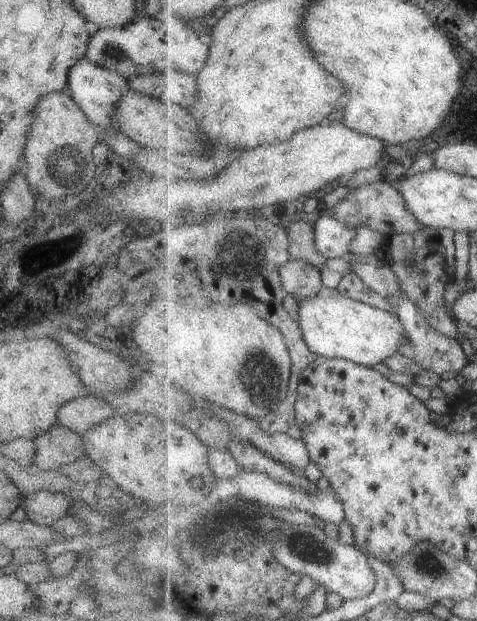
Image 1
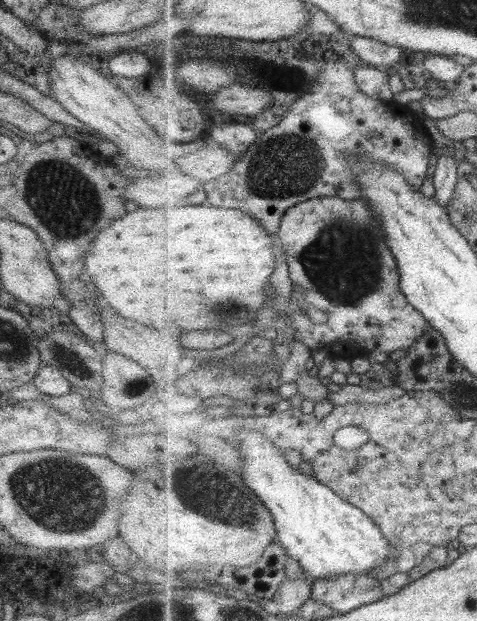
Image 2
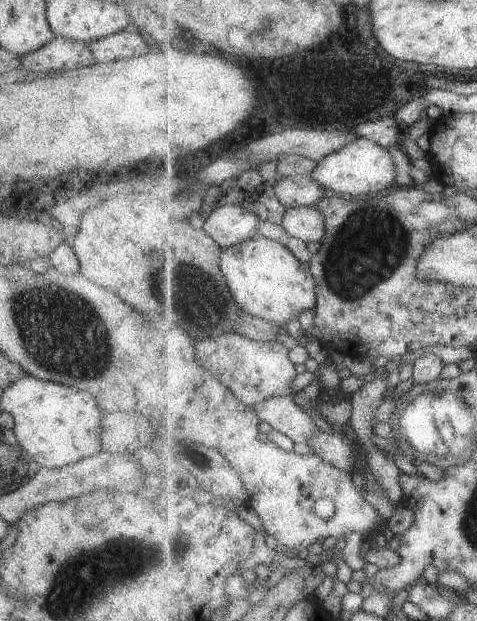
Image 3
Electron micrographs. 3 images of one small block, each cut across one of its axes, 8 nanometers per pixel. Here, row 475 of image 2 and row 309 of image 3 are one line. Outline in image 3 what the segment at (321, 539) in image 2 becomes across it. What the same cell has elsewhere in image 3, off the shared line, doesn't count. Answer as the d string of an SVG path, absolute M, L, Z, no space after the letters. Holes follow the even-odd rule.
M255 236L223 249L219 261L239 308L272 324L284 326L305 310L316 310L318 284L310 263L304 263L291 249L276 239Z

